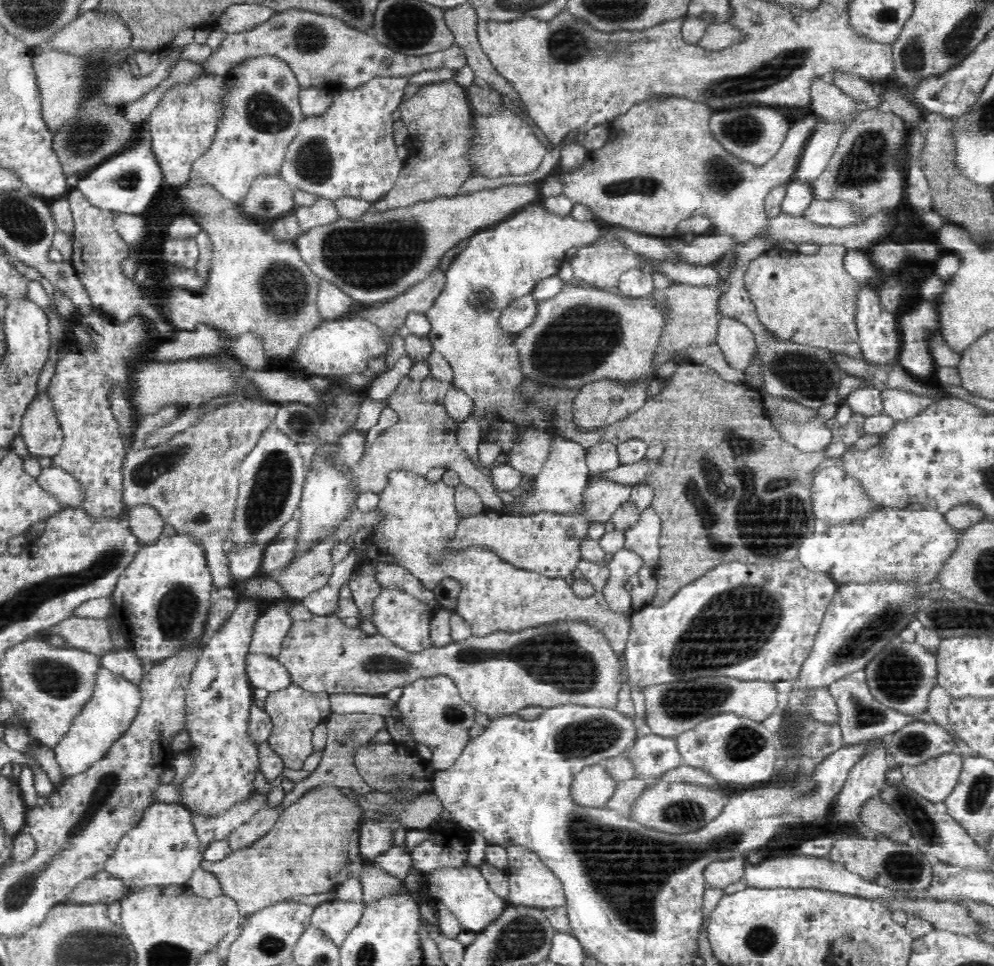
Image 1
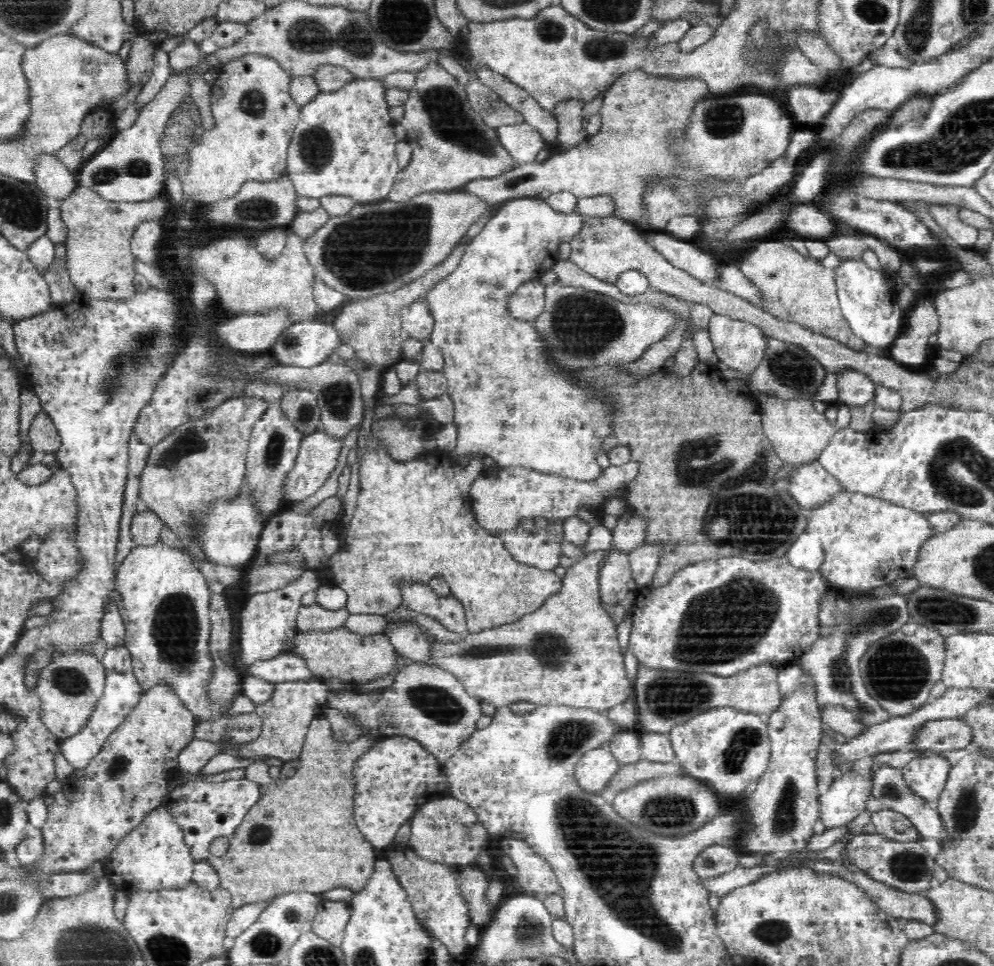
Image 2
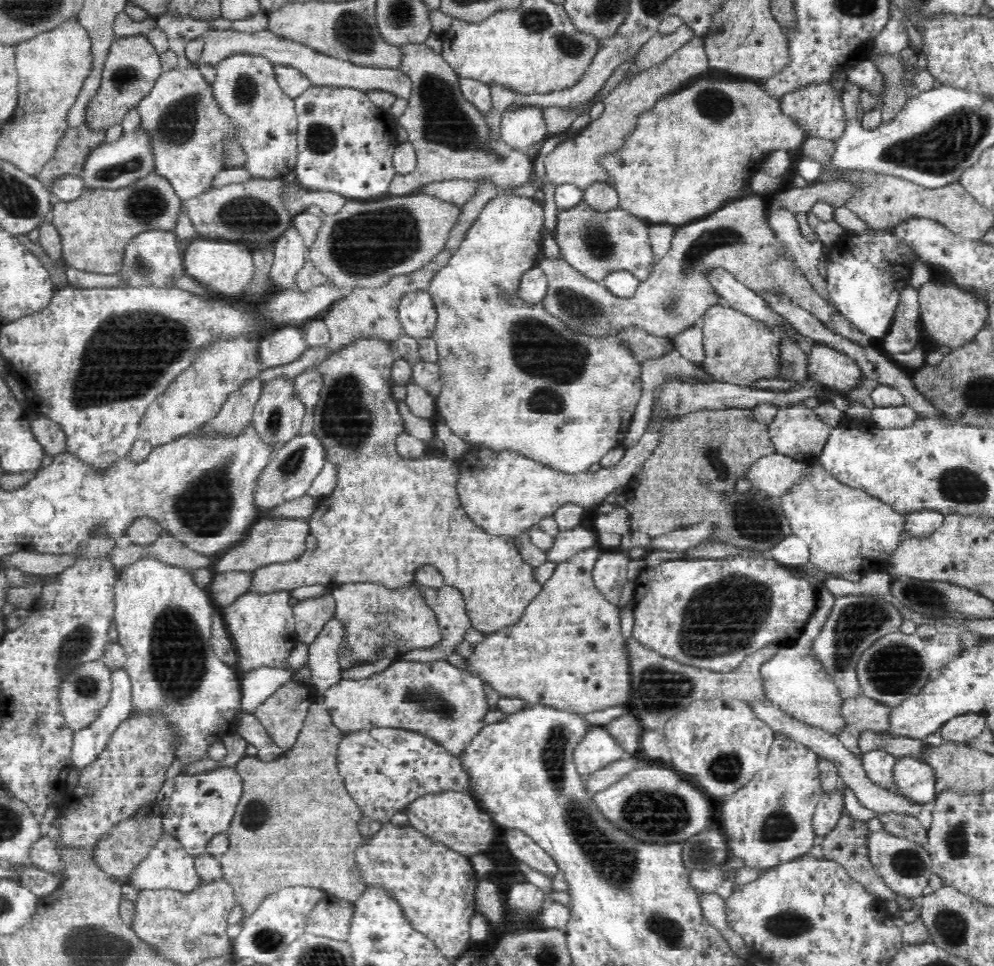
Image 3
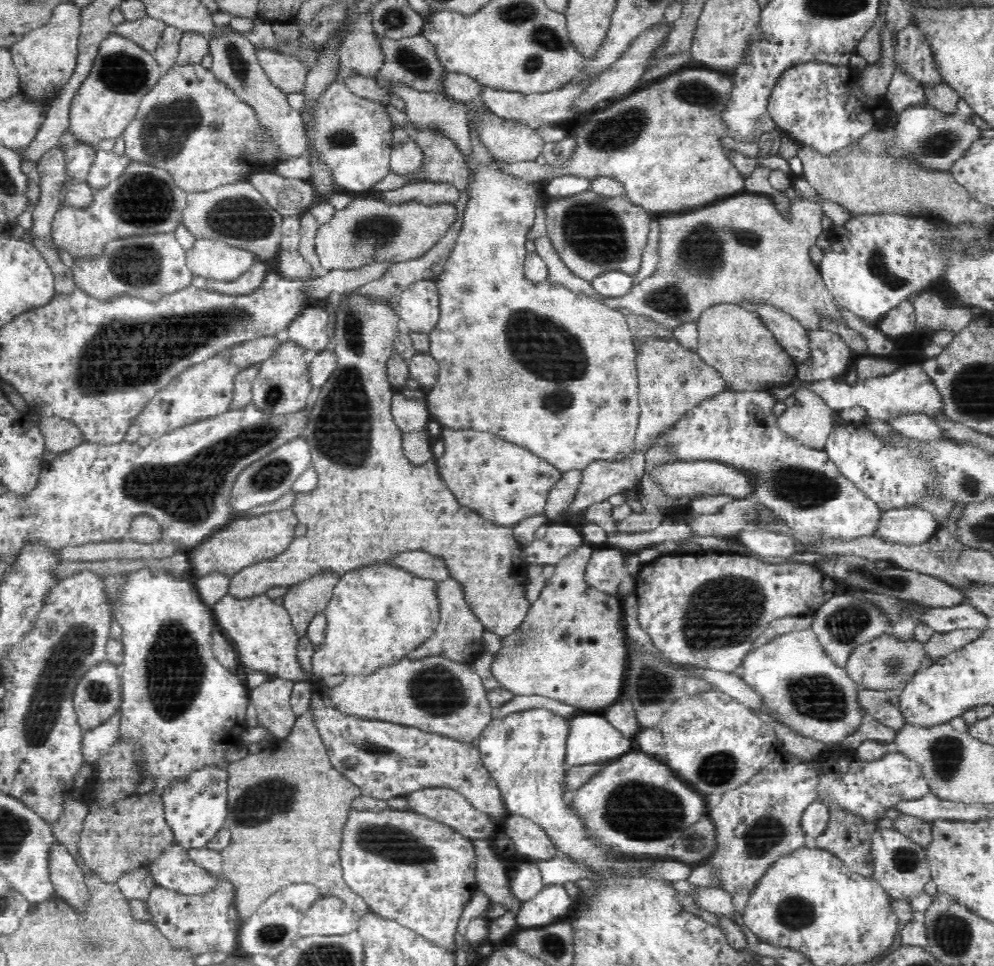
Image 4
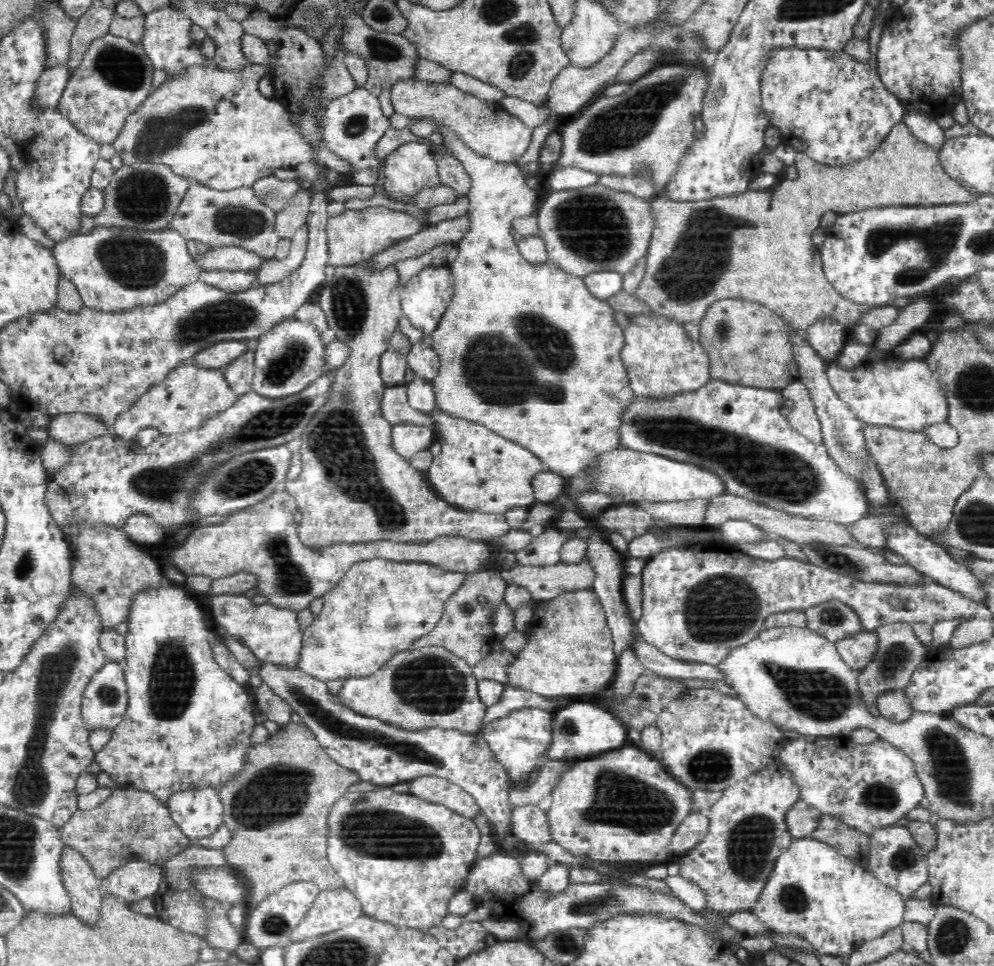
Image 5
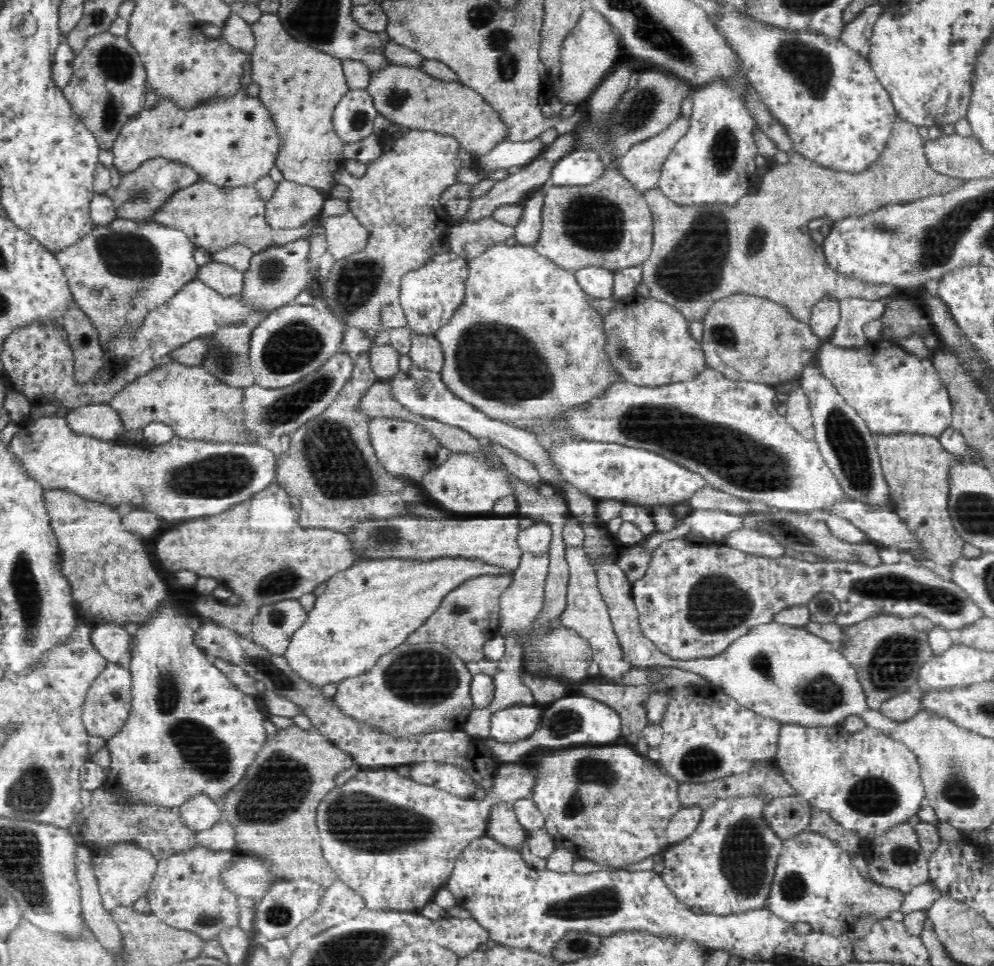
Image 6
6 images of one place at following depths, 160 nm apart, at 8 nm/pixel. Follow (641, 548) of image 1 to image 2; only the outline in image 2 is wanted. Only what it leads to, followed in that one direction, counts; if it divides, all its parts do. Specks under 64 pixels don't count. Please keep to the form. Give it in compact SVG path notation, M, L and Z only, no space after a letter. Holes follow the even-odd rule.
M628 512L620 516L613 530L613 549L629 554L634 548L640 548L647 543L646 527L646 519L637 514Z

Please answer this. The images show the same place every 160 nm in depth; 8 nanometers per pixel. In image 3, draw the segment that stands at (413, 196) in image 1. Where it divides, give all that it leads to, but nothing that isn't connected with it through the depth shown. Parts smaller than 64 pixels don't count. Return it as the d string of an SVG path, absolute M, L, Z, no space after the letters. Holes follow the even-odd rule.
M425 44L401 47L404 60L399 70L410 78L413 89L406 110L393 122L407 132L415 148L417 162L410 174L396 173L389 184L388 196L406 197L424 186L442 181L490 180L501 190L523 186L532 178L532 159L494 137L485 115L460 90L460 77L451 66Z

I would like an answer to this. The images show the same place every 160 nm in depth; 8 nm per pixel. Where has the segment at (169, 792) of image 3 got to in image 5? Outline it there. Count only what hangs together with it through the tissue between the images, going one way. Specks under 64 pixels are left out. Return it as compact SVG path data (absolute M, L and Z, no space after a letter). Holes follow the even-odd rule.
M216 787L186 788L166 802L170 816L192 842L210 836L223 824L223 804Z

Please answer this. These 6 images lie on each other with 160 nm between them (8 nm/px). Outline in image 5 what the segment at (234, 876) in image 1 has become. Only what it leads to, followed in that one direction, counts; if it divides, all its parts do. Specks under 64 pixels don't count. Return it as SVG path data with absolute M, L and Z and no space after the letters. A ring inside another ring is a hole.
M290 721L288 725L282 725L276 734L269 735L264 743L253 744L252 748L247 751L244 760L243 768L239 771L239 774L228 779L226 783L216 789L223 804L223 824L226 825L232 833L230 842L223 848L224 855L226 855L226 863L230 864L234 870L238 870L238 872L248 880L248 888L250 888L248 906L252 906L252 908L258 906L264 898L269 897L270 894L273 894L291 882L310 881L322 891L344 888L345 884L343 878L338 876L334 867L329 863L327 852L329 836L328 828L326 828L326 816L328 816L328 812L332 810L332 804L338 802L338 800L348 792L350 787L361 781L358 773L351 772L350 769L344 769L336 763L336 761L332 761L331 758L327 756L326 751L320 746L316 735L304 724L300 725L292 721Z

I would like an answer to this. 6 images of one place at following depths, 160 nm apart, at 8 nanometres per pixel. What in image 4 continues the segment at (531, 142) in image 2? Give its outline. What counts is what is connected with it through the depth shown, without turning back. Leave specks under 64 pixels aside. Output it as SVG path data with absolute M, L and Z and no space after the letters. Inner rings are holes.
M575 78L560 89L551 90L549 93L534 94L515 93L484 87L481 90L481 99L485 102L485 106L502 120L514 121L517 124L529 126L531 129L537 129L542 124L556 126L562 121L575 119L577 115L573 114L573 110L571 110L571 107L574 106L574 100L578 100L582 96L582 92L590 87L595 80L595 78L590 78L589 81L579 82Z

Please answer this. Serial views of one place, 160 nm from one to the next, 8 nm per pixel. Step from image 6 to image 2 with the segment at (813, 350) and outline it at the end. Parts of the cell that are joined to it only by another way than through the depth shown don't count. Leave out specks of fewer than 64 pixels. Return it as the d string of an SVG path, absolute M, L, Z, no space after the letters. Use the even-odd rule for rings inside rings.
M713 314L708 322L716 356L724 365L739 373L751 375L762 362L764 332L749 322Z

